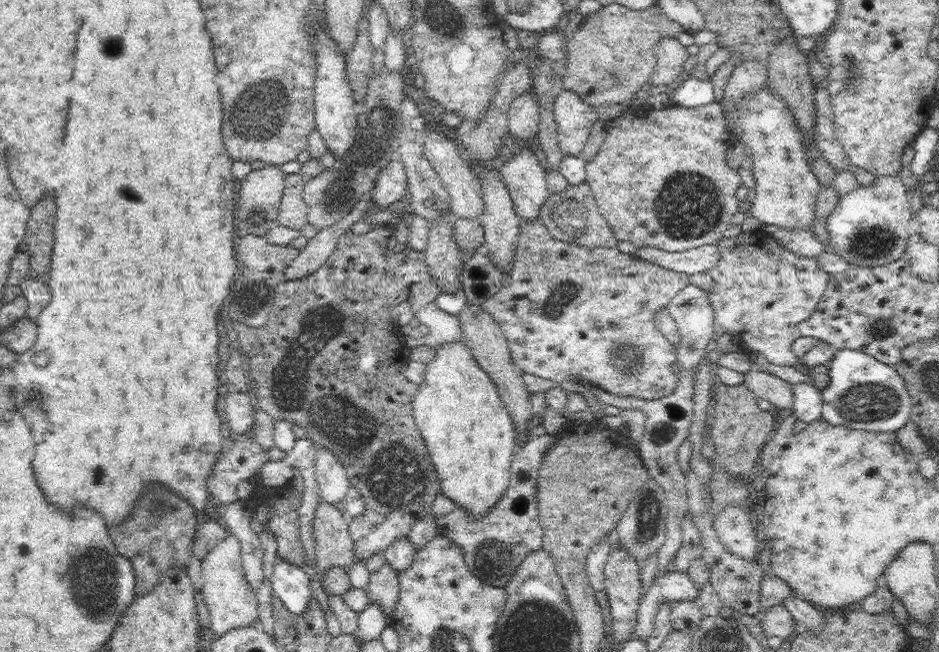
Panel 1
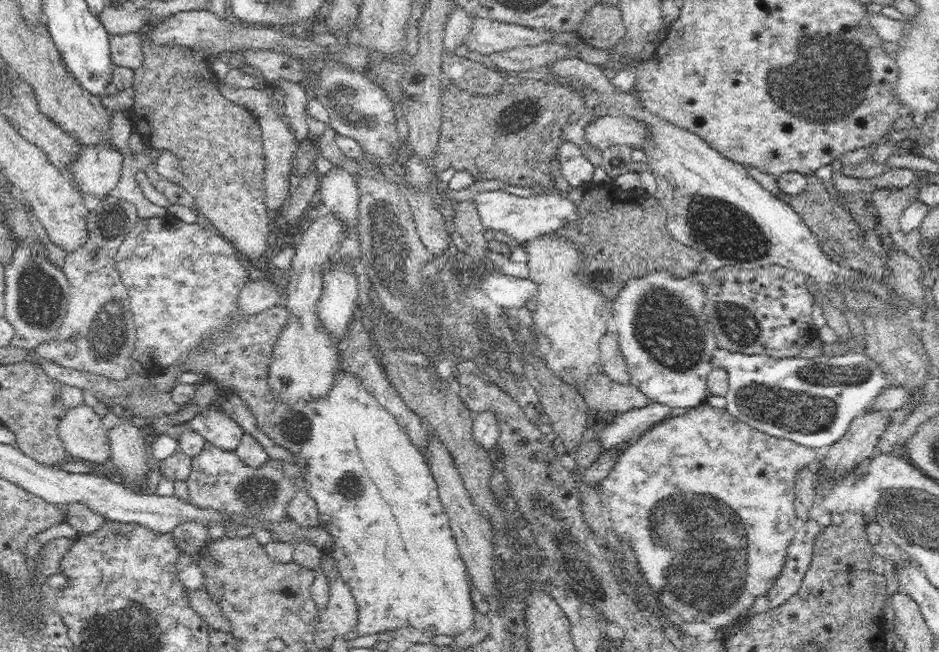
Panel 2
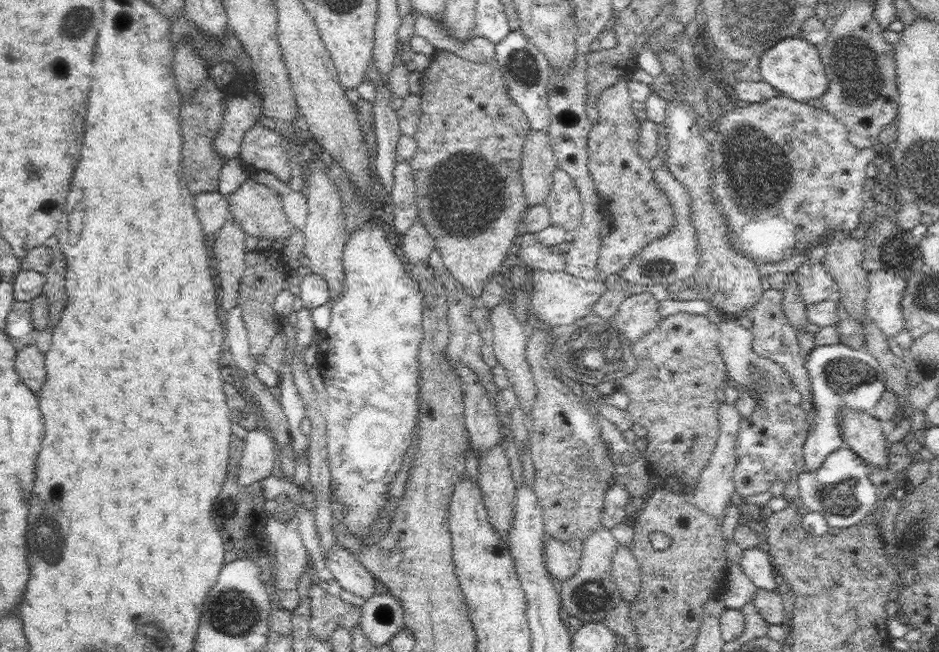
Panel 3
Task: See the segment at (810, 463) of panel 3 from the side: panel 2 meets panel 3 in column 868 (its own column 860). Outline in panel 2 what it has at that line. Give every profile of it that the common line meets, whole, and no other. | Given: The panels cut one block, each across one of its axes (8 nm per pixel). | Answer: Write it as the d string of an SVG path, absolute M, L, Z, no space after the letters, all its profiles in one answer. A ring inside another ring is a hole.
M849 351L833 357L794 357L774 358L768 354L730 353L723 359L715 359L713 365L726 369L729 375L726 406L733 417L761 430L770 436L794 441L813 449L830 447L847 433L852 419L861 411L871 408L876 397L889 384L884 369L872 360L865 351Z

